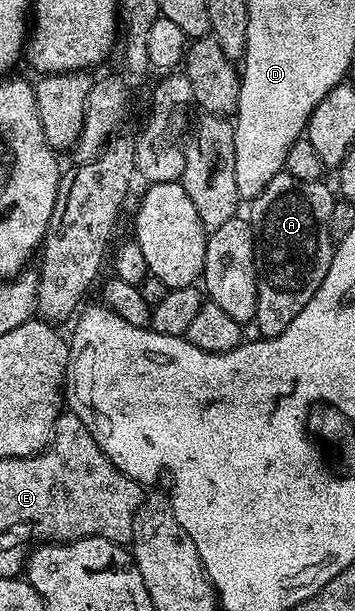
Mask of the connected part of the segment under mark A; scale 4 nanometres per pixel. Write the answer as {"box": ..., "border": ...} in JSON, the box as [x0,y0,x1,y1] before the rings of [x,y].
{"box":[246,171,334,339],"border":[[[280,171],[270,181],[270,185],[266,185],[266,189],[262,189],[262,193],[258,193],[258,197],[251,200],[249,207],[252,208],[246,212],[252,224],[258,281],[258,309],[254,322],[265,339],[278,337],[286,329],[286,325],[290,325],[290,321],[294,321],[294,317],[298,317],[298,313],[306,309],[306,301],[310,301],[310,297],[318,293],[318,285],[322,285],[332,264],[334,244],[328,232],[328,222],[334,191],[326,184],[327,182],[318,179],[298,181],[298,177],[294,177],[290,172]]]}

